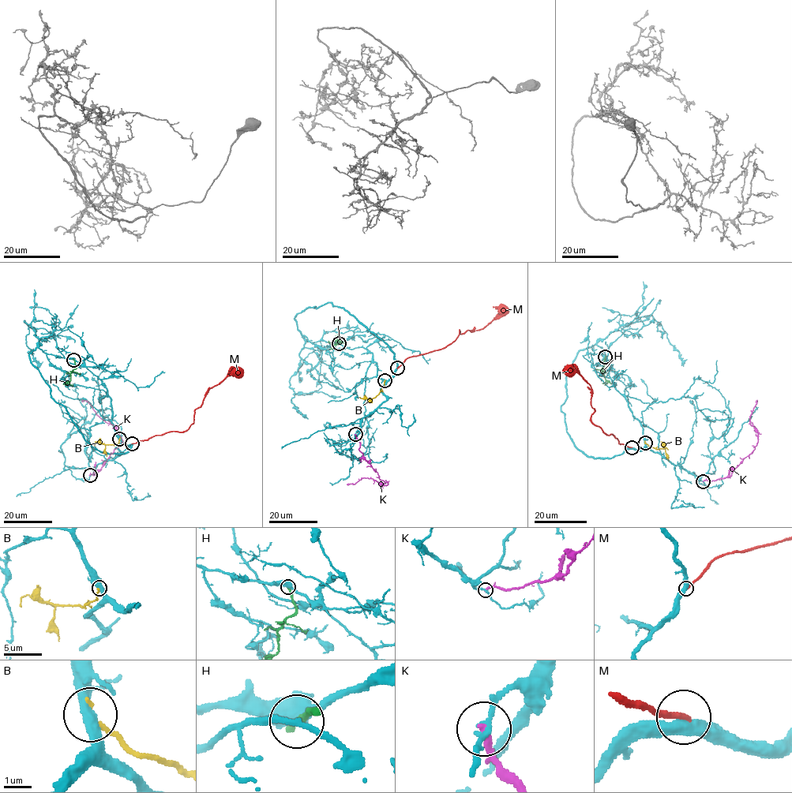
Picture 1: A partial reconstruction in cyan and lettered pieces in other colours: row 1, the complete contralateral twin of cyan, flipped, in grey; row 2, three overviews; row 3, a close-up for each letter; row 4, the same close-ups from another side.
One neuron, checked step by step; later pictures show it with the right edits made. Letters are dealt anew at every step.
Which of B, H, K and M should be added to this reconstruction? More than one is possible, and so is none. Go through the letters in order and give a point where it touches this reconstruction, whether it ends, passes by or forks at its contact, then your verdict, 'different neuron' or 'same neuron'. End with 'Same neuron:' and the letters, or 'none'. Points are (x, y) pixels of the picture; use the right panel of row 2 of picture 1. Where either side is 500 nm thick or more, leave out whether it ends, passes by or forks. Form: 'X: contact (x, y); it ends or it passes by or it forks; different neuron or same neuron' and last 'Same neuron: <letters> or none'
B: contact (645, 443); it ends; different neuron
H: contact (605, 357); different neuron
K: contact (703, 481); it ends; different neuron
M: contact (632, 447); it ends; same neuron
Same neuron: M

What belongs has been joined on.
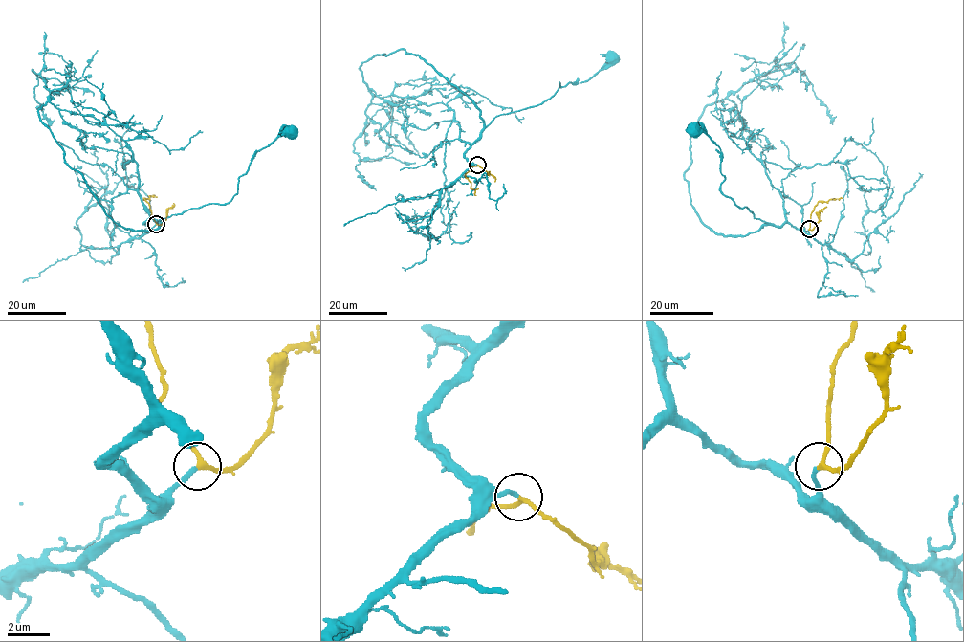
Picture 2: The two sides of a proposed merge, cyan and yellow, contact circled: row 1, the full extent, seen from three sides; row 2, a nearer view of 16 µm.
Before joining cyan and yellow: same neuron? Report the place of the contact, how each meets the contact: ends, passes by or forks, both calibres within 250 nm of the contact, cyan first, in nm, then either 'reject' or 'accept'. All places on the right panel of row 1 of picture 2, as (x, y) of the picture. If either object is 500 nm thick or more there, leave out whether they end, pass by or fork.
(809, 229) | cyan ends | yellow passes by | 200/190 nm | accept

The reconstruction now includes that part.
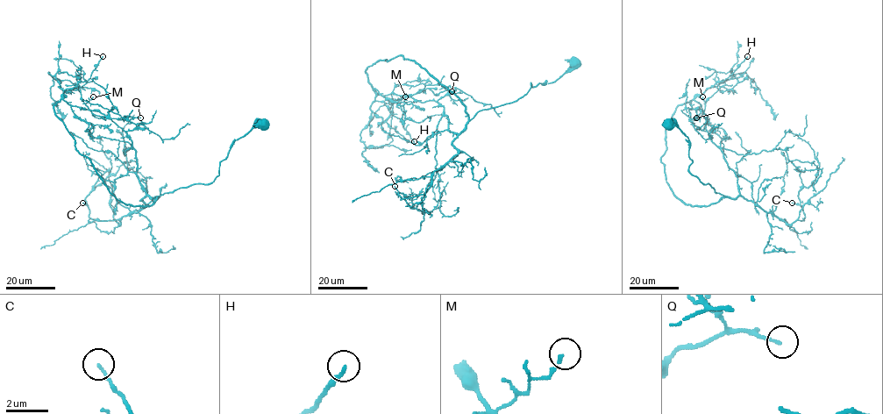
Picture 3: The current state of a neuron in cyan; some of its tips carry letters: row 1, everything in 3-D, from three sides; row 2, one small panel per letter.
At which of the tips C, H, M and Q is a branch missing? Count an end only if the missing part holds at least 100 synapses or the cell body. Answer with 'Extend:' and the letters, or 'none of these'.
Extend: none of these

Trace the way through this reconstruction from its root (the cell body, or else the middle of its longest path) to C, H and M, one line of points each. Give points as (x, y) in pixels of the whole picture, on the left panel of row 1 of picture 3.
C: (262, 124), (233, 142), (211, 182), (145, 196), (145, 205), (118, 224), (92, 219), (82, 203)
H: (262, 124), (233, 142), (211, 182), (152, 197), (127, 133), (81, 98), (78, 83), (103, 56)
M: (262, 124), (233, 142), (211, 182), (152, 197), (137, 174), (132, 142), (92, 112), (85, 103), (93, 96)

